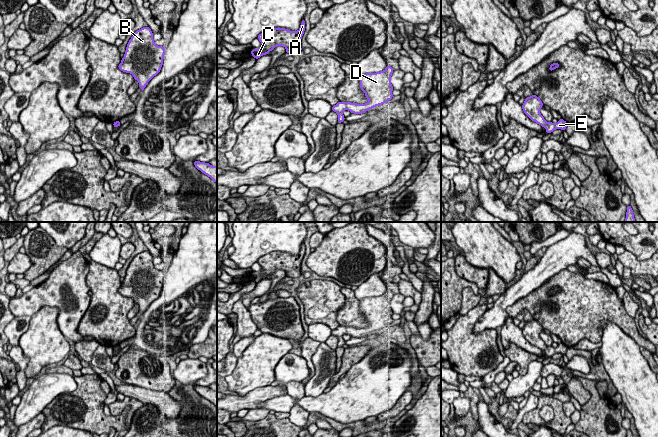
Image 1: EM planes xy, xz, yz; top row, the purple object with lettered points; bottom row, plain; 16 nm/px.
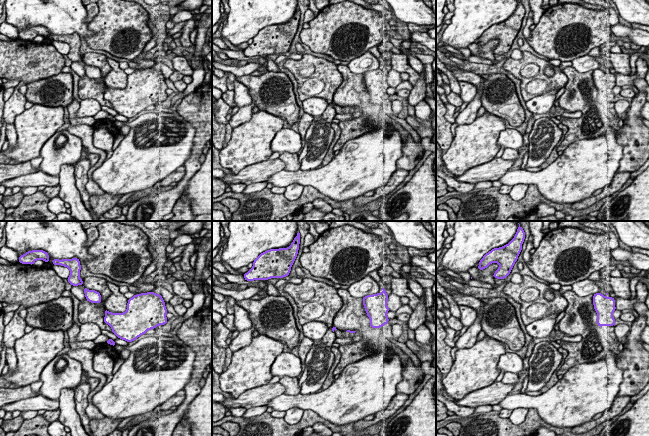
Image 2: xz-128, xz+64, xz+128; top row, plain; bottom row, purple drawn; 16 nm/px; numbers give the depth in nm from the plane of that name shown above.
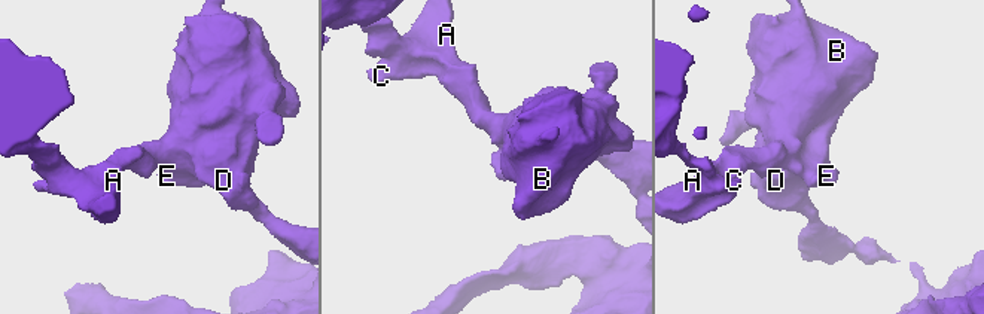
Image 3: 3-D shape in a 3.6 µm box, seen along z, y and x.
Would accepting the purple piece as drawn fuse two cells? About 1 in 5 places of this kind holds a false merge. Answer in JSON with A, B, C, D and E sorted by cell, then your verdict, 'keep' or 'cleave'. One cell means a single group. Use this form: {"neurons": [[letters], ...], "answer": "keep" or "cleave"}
{"neurons": [["A", "B", "C", "D", "E"]], "answer": "keep"}

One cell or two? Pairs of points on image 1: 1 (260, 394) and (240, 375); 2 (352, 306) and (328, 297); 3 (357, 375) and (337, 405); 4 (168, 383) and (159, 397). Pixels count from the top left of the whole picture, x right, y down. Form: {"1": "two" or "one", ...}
{"1": "two", "2": "two", "3": "one", "4": "two"}

